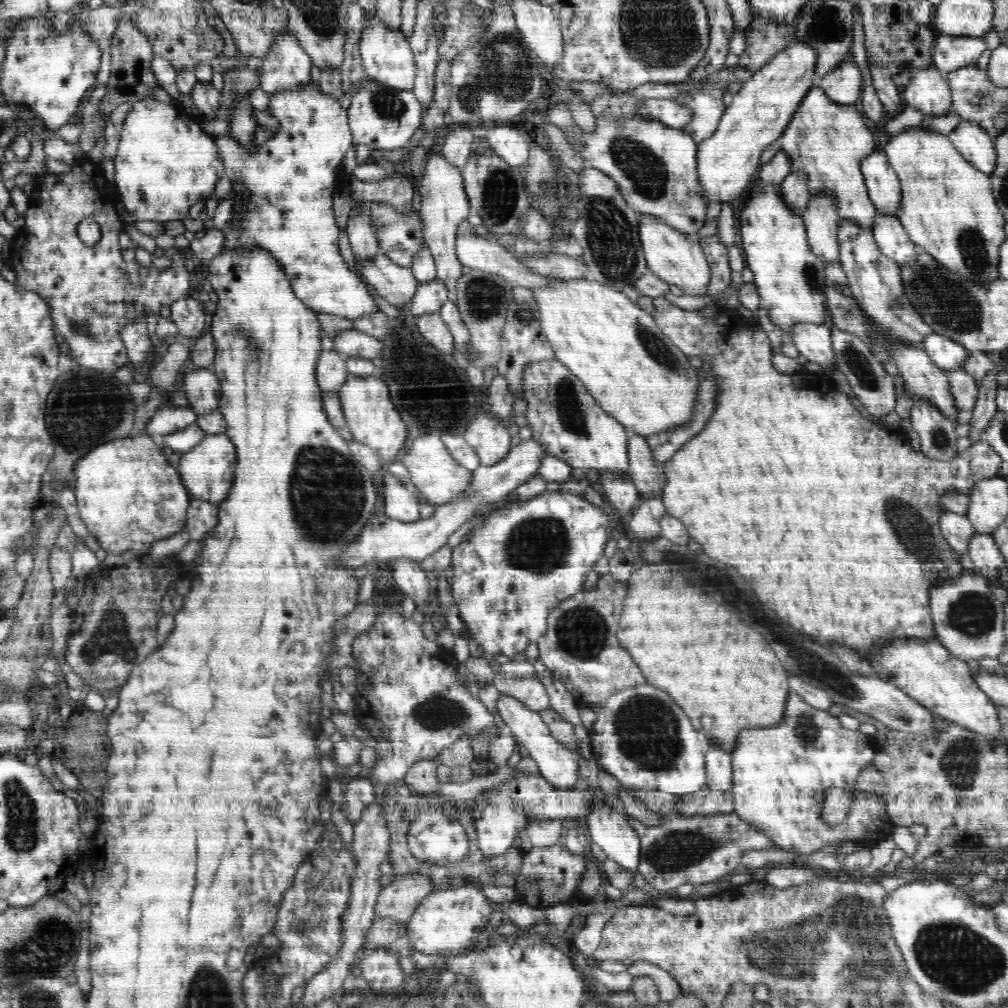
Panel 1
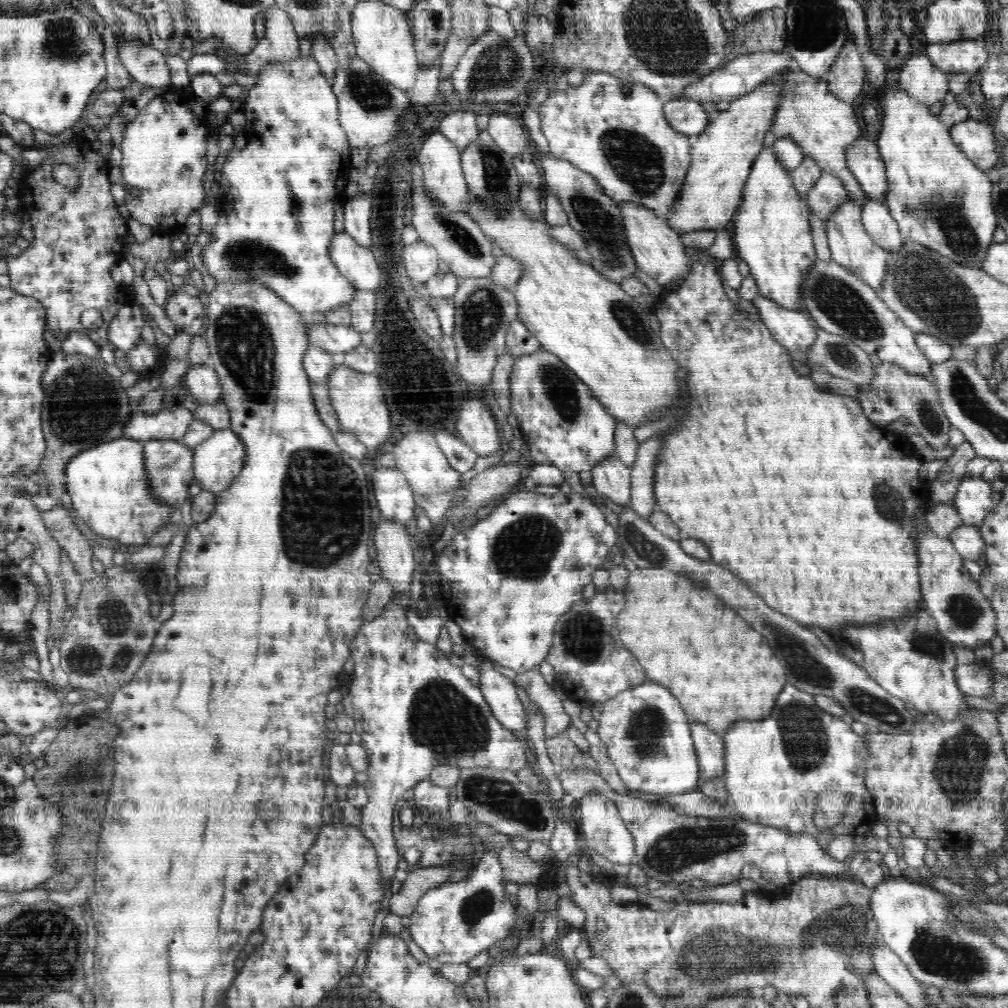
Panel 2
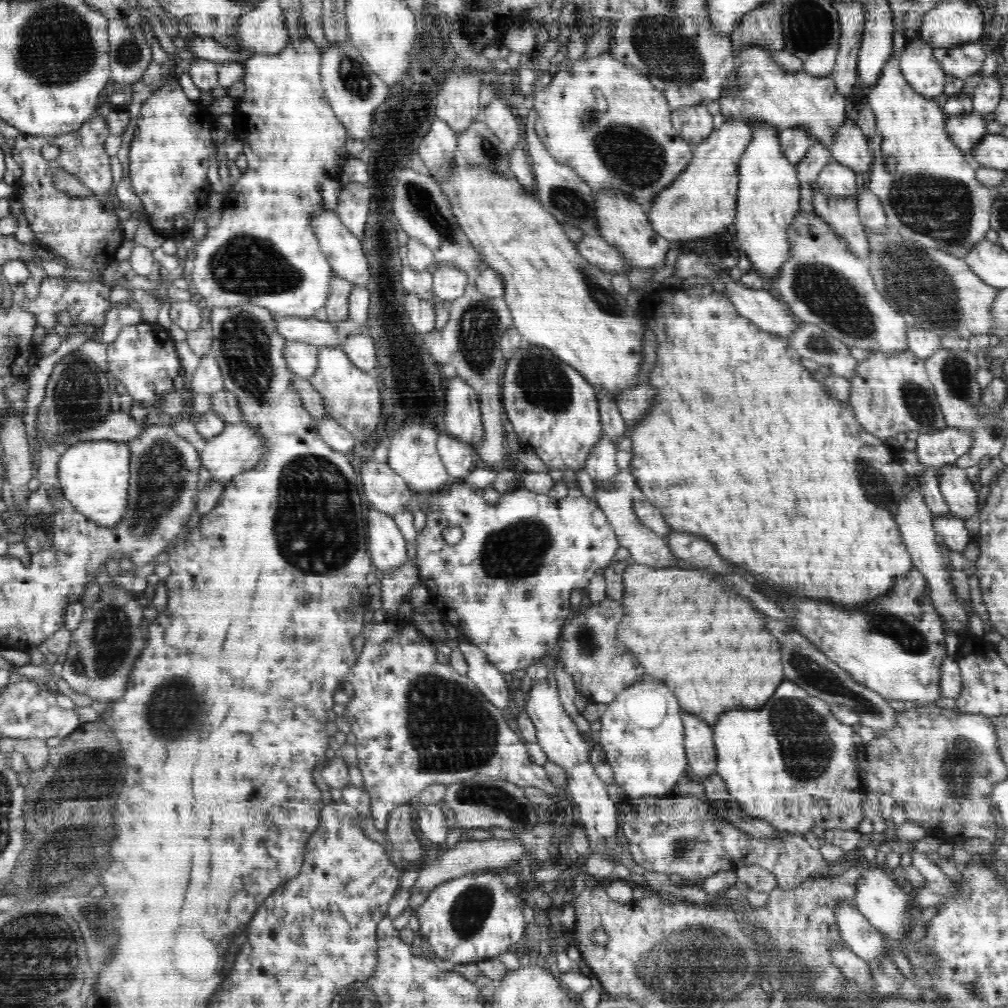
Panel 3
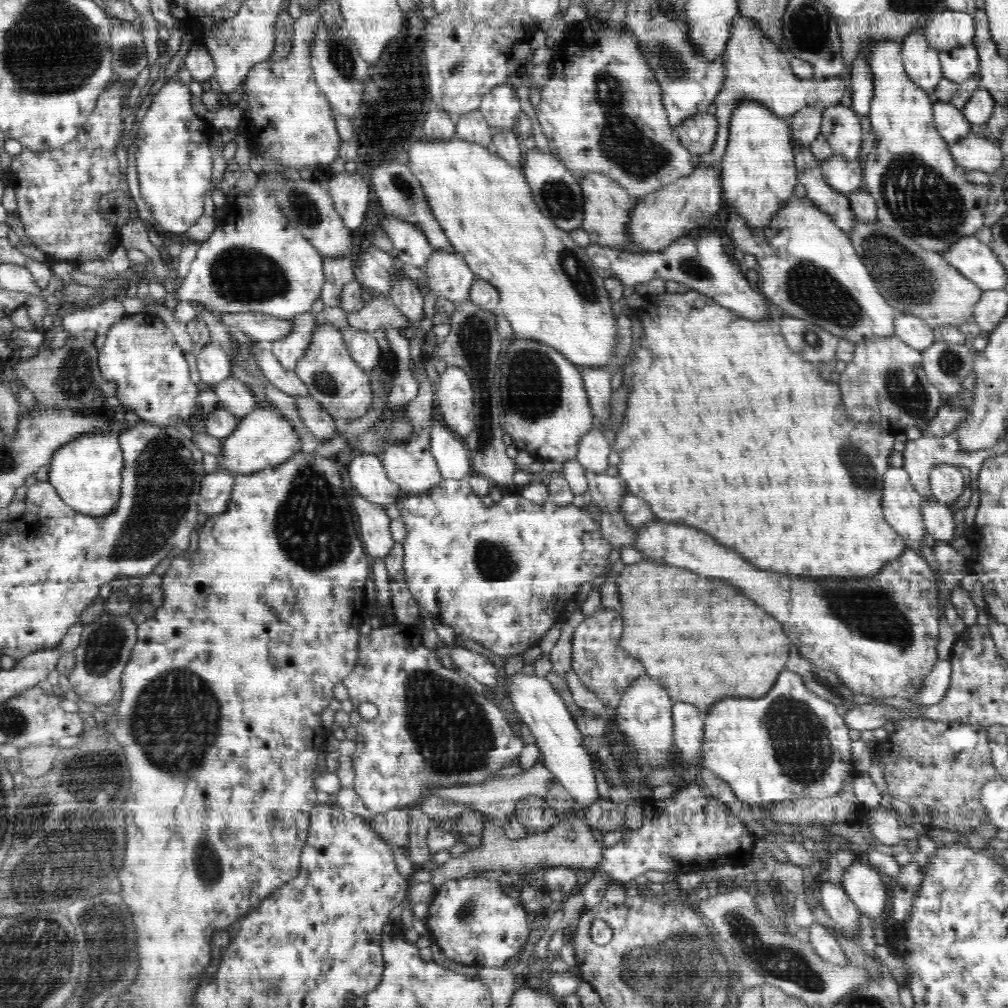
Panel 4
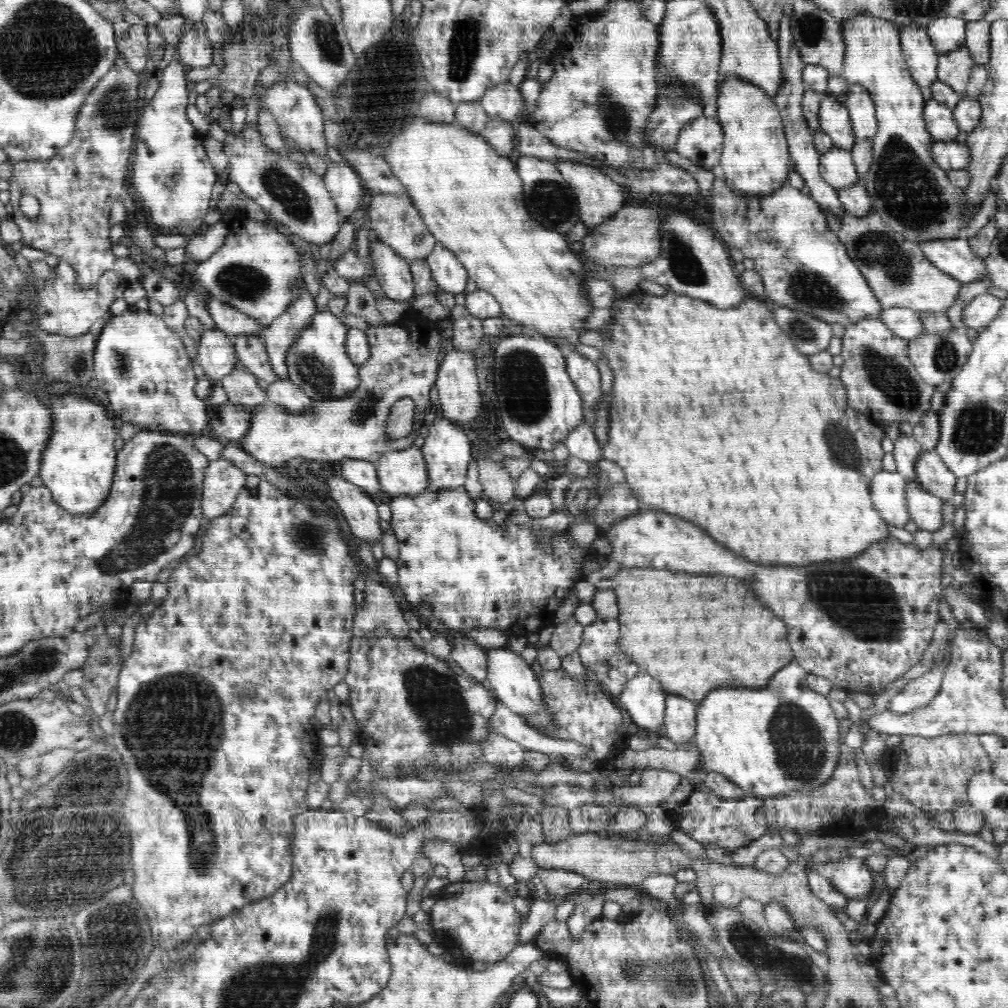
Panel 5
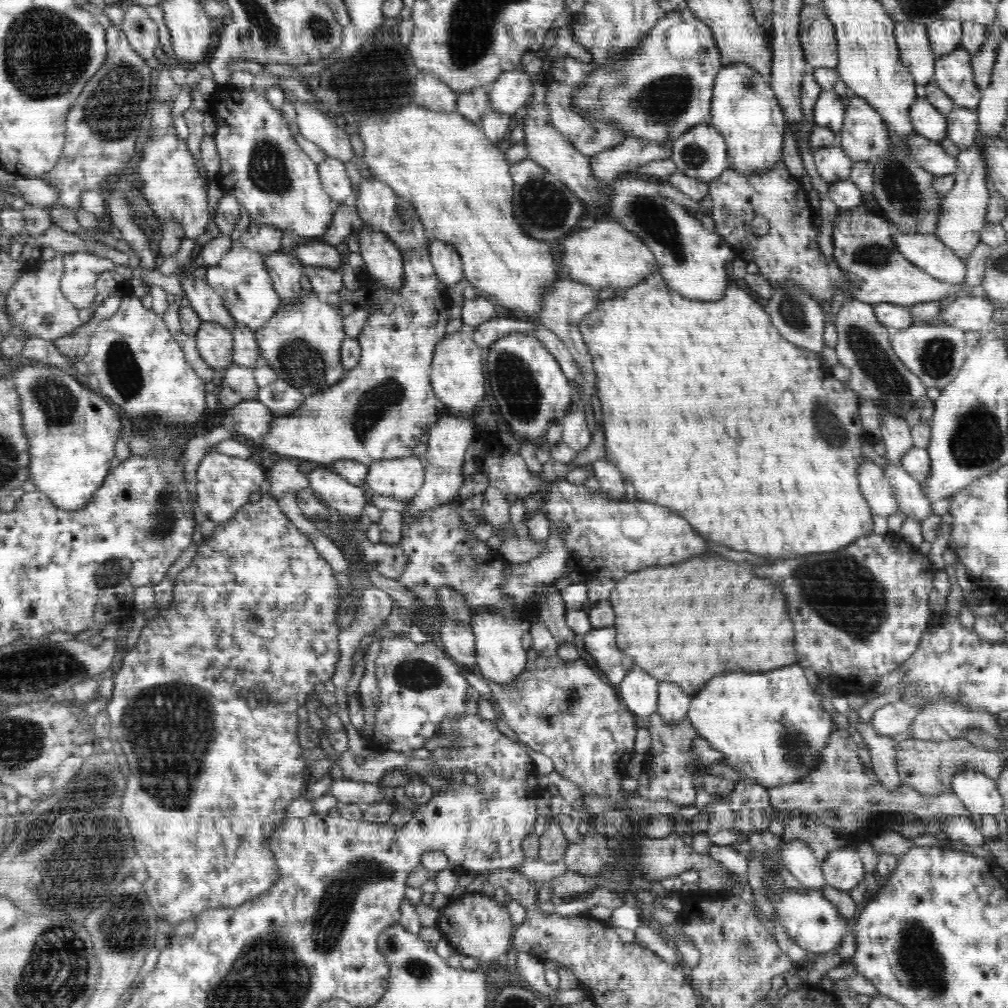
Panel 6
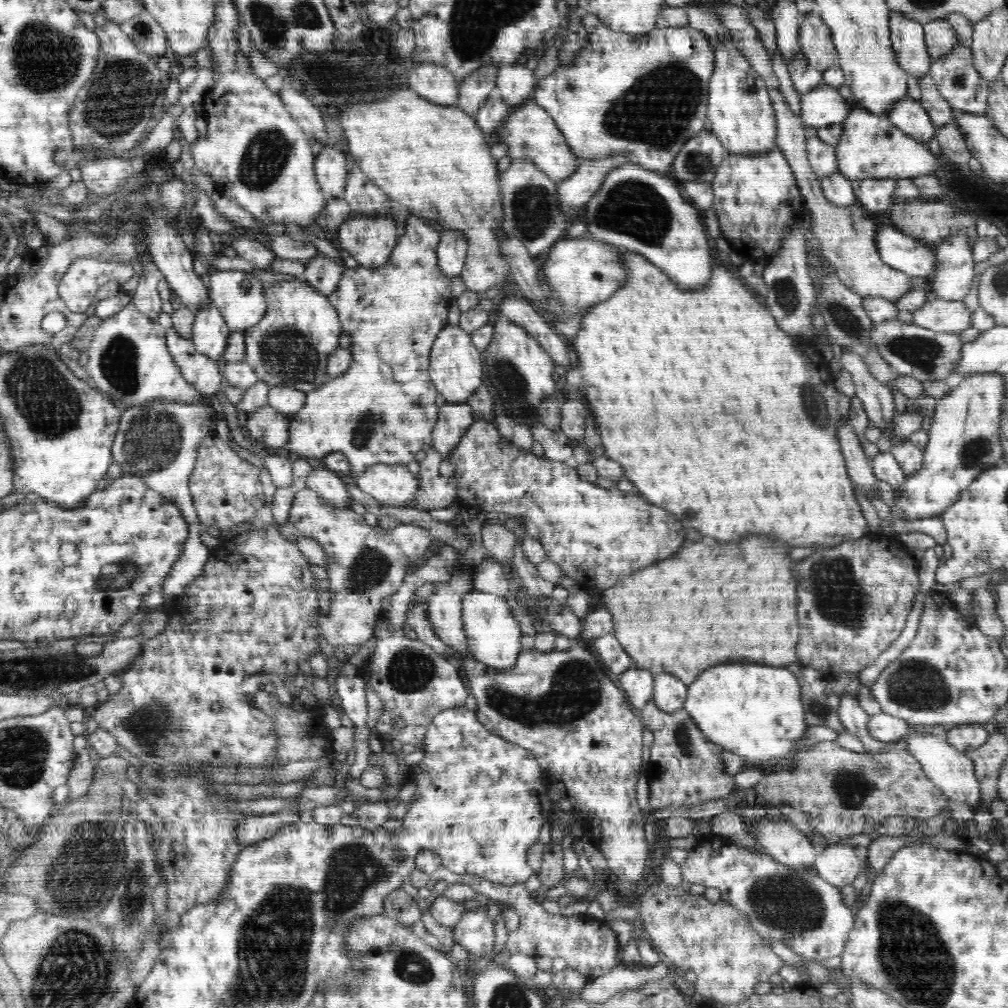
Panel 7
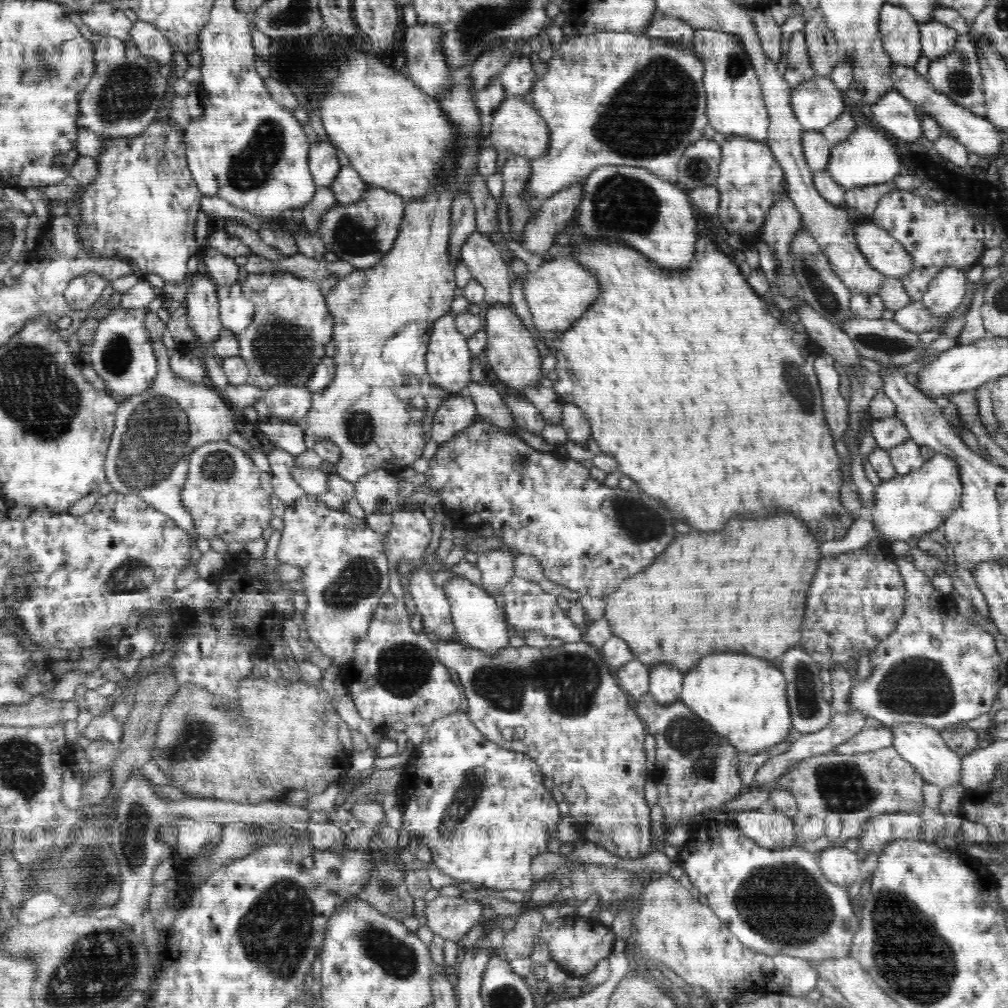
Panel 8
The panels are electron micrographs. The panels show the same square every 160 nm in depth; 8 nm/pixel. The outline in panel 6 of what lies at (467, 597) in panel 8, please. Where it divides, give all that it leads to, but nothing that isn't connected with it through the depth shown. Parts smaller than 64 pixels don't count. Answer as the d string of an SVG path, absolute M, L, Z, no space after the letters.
M496 611L474 613L471 618L471 629L475 636L476 666L485 679L500 685L509 685L524 672L528 664L527 651L522 645L522 634L529 632L531 621L504 617Z

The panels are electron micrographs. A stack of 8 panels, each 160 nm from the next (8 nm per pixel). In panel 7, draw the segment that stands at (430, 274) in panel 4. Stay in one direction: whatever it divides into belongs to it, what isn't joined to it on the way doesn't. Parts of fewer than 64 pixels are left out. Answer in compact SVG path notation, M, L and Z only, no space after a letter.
M458 229L442 230L437 248L438 267L450 278L461 274L465 267L468 239Z

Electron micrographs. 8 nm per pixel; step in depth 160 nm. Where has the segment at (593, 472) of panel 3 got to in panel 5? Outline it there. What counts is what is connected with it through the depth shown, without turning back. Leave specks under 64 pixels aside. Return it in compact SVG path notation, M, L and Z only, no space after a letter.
M586 423L573 428L565 438L565 445L572 455L588 462L598 462L602 457L602 447L599 446L595 429Z

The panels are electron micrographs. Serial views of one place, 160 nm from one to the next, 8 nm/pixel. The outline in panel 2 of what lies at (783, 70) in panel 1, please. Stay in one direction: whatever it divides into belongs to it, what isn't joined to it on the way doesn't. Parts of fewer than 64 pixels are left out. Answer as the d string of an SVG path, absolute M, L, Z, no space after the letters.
M785 69L777 73L768 81L761 83L758 89L734 100L727 111L715 115L704 132L692 139L691 163L686 174L686 180L684 180L684 186L682 186L682 191L679 192L673 207L665 216L665 221L674 232L686 234L698 232L698 230L715 231L718 228L725 228L726 224L733 220L736 209L742 202L744 186L750 172L752 172L752 163L759 152L763 150L765 132L768 127L771 127L774 116L776 116L776 110L780 108L780 98L782 98L780 80L784 80L790 71Z

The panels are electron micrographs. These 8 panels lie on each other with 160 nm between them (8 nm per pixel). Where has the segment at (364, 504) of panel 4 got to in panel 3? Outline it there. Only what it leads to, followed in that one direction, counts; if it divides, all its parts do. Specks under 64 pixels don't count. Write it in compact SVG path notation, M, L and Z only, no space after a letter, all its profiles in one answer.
M372 505L368 508L368 553L376 568L382 572L395 569L404 562L408 562L412 555L408 554L408 542L404 539L397 528L394 518L374 509Z

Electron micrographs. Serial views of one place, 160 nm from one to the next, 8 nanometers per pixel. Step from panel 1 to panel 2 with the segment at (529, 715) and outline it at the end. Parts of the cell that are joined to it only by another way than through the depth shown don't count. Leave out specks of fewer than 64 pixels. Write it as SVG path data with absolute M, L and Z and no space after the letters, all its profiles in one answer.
M483 659L479 669L481 673L480 688L493 715L511 731L526 733L526 713L518 699L516 684L494 669L494 664Z

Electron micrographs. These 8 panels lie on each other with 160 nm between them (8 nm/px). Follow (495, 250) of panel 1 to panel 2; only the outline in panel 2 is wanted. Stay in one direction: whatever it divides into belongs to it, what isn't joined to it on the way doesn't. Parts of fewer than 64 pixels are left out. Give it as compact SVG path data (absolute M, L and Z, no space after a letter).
M424 184L412 186L409 202L412 204L411 225L416 229L419 240L436 249L445 269L459 278L489 276L497 261L491 253L492 242L466 213L444 208L427 192Z

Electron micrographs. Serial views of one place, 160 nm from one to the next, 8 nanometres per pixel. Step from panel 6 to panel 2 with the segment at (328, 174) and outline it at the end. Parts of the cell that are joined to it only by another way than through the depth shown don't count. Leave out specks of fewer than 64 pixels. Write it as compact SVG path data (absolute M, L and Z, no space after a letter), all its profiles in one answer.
M359 192L343 200L344 228L360 246L369 248L371 239L371 204L372 197Z

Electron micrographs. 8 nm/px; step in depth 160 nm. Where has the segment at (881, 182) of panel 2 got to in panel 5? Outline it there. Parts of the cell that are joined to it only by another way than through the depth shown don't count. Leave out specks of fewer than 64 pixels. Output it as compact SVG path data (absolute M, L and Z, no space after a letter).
M825 94L821 100L819 118L820 129L830 136L834 146L850 151L856 140L843 100Z

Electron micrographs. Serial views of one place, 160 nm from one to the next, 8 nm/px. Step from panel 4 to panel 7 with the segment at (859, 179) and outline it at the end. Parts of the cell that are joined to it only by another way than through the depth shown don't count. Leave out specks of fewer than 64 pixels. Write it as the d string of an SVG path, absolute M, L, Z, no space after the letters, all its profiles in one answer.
M812 133L806 140L808 160L814 175L818 178L838 173L835 147L826 144Z

